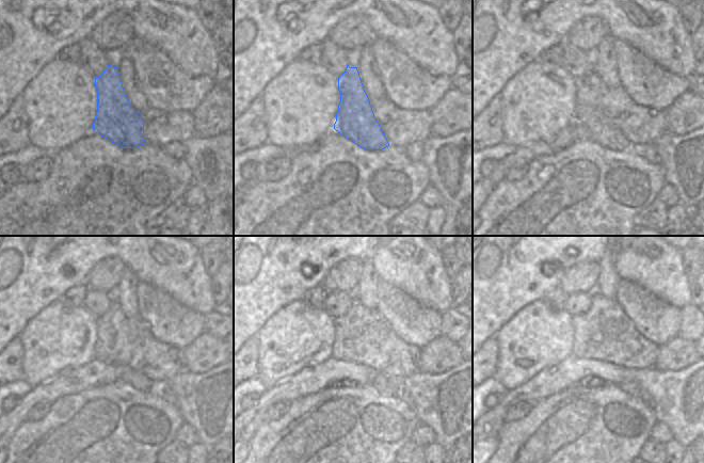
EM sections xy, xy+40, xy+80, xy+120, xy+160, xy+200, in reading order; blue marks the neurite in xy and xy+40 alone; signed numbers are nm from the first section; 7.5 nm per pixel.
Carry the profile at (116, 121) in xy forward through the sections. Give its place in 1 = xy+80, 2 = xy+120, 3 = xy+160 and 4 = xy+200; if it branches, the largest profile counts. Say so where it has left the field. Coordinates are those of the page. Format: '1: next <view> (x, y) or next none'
1: next xy+80 (600, 130)
2: next xy+120 (134, 379)
3: next xy+160 (384, 385)
4: next xy+200 (630, 387)

